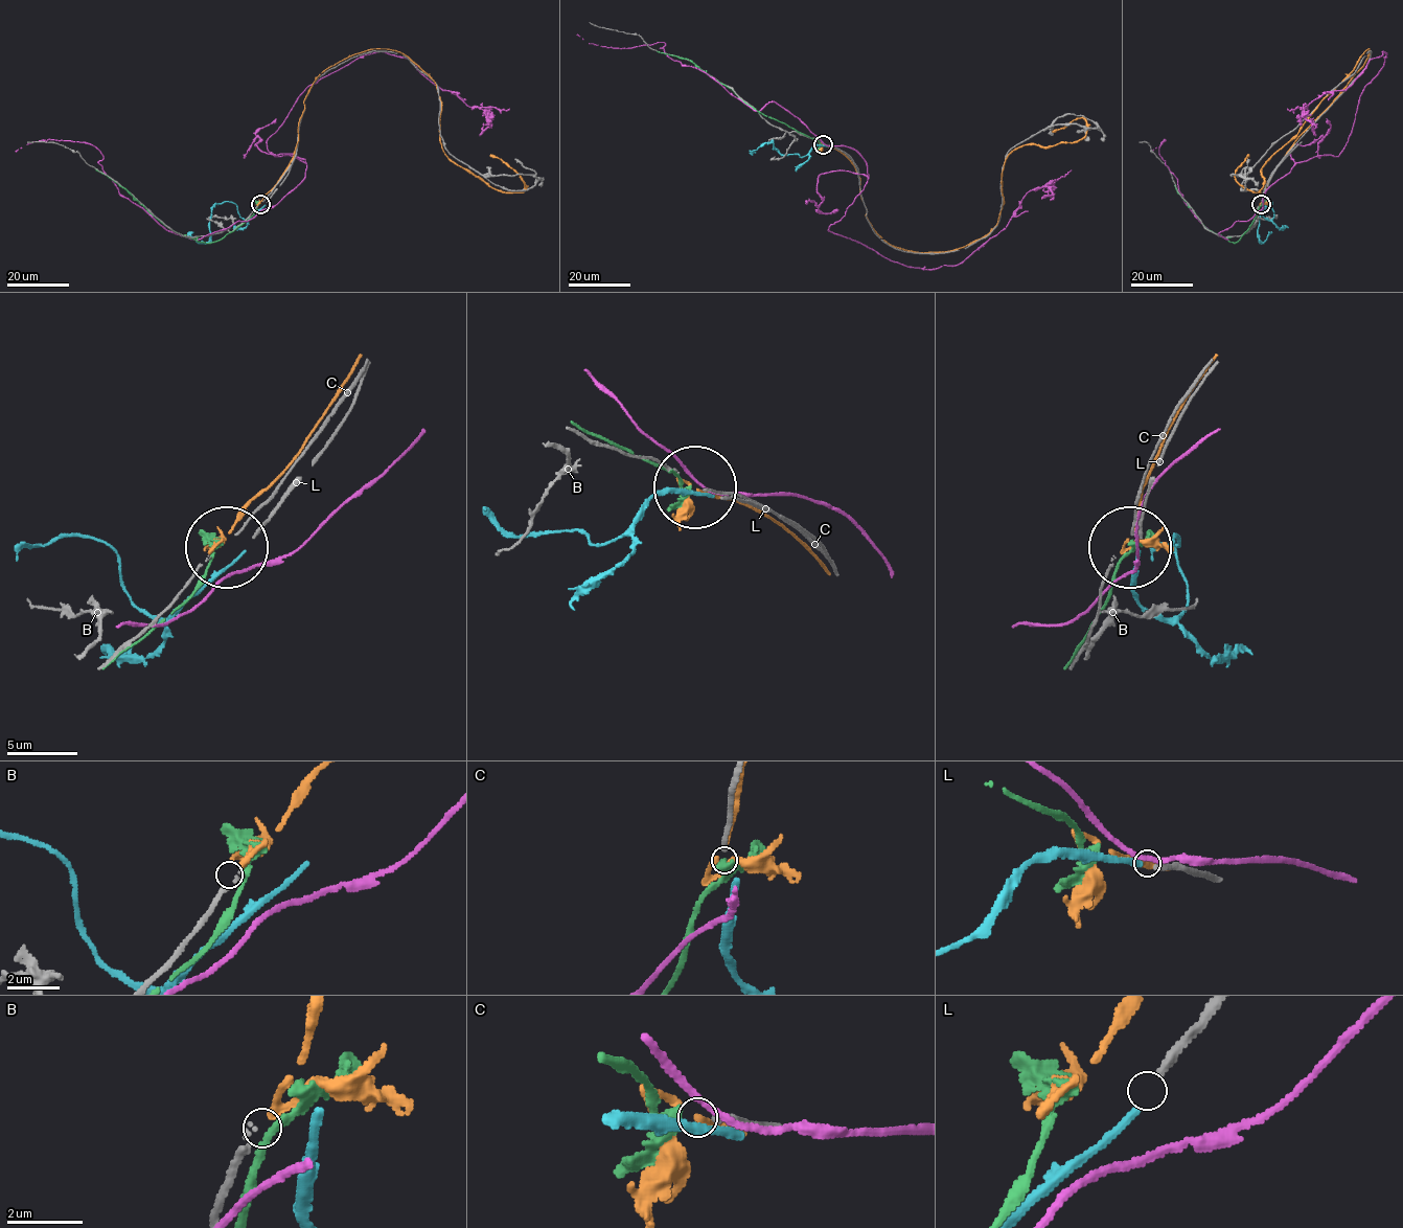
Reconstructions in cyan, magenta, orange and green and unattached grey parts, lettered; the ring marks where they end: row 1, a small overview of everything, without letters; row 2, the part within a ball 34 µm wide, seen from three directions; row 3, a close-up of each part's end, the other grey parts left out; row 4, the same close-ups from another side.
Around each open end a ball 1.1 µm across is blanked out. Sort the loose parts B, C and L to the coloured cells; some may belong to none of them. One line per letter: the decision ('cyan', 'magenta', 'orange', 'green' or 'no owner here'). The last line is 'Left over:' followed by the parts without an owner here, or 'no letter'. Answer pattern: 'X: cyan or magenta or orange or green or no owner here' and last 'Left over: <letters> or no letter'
B: orange
C: green
L: cyan
Left over: no letter

